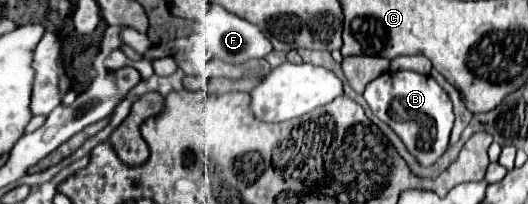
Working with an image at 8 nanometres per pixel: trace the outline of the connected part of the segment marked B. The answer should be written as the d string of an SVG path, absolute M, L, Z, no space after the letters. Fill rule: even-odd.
M405 70L385 72L381 74L381 78L375 78L367 84L363 96L373 114L399 134L407 150L415 154L415 158L423 166L429 166L441 158L441 154L449 146L449 134L453 128L453 104L449 94L435 82L435 78Z

